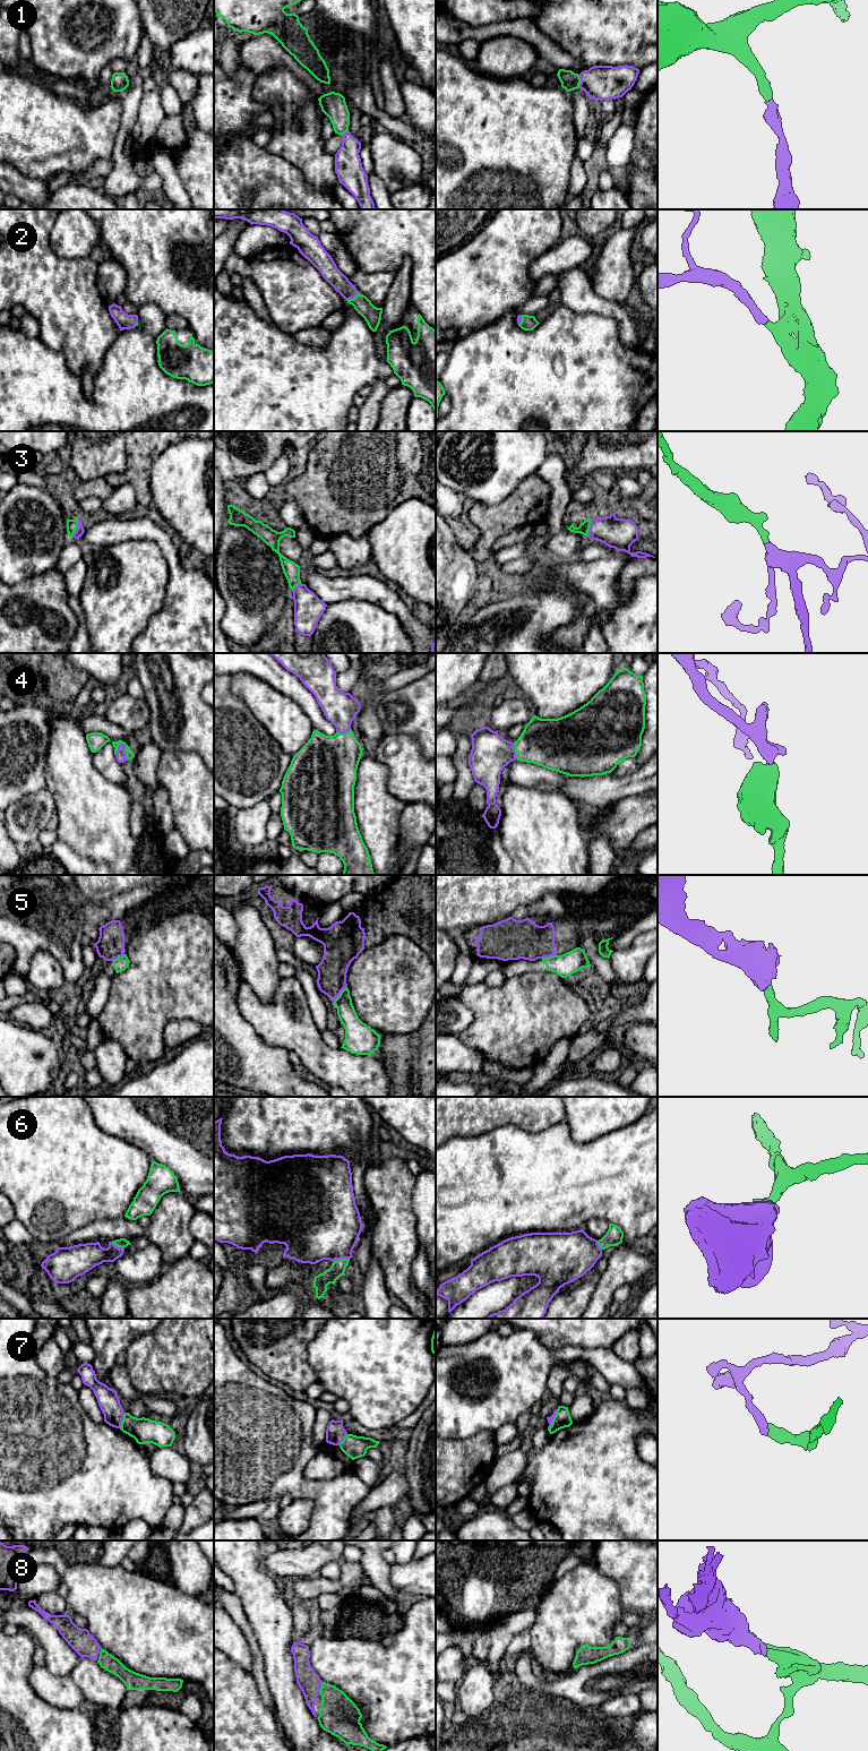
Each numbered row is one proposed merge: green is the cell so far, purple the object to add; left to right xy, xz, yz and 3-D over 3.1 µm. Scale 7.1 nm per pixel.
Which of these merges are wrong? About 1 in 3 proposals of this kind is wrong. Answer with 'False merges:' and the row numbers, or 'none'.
False merges: 5, 7

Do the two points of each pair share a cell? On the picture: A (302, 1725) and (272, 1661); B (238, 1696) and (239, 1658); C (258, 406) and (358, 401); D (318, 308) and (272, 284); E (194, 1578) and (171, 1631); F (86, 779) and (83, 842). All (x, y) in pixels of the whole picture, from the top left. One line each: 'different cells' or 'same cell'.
A: same cell
B: different cells
C: different cells
D: same cell
E: different cells
F: same cell

